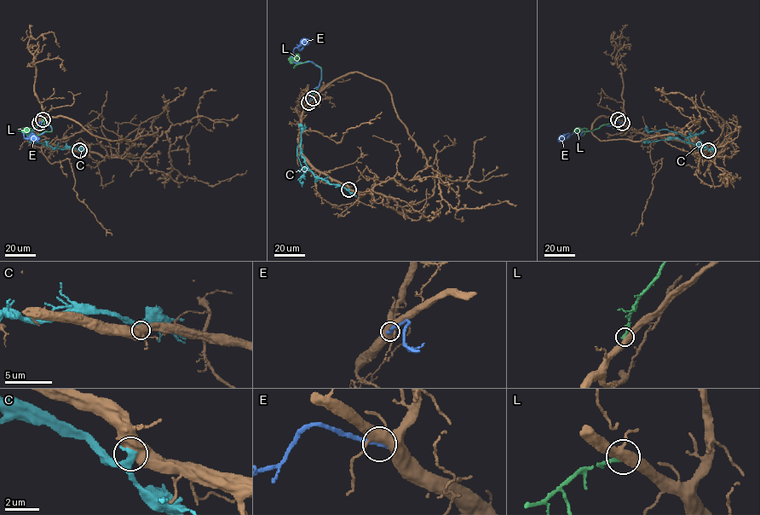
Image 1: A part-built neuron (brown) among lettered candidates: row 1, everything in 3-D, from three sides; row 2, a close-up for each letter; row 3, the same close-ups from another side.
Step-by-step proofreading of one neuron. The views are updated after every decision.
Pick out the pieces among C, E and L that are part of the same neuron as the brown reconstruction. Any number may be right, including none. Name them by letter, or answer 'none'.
E

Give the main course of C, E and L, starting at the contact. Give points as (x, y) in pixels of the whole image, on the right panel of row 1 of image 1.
C: (708, 151), (707, 147), (699, 147), (675, 132), (664, 129), (648, 131), (647, 125)
E: (622, 123), (616, 121), (613, 124), (583, 131), (582, 135), (580, 130), (559, 141)
L: (618, 119), (584, 131), (582, 135), (586, 130), (578, 130)

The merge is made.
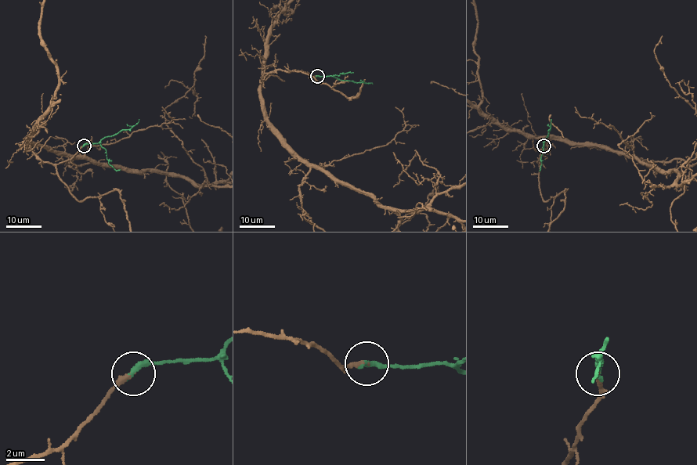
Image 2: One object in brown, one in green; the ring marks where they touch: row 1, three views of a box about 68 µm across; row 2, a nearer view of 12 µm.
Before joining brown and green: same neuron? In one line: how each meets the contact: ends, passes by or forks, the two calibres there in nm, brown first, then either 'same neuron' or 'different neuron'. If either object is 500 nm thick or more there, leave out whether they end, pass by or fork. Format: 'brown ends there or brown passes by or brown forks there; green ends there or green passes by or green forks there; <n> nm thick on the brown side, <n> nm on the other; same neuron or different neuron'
brown ends there; green ends there; 200 nm thick on the brown side, 320 nm on the other; same neuron

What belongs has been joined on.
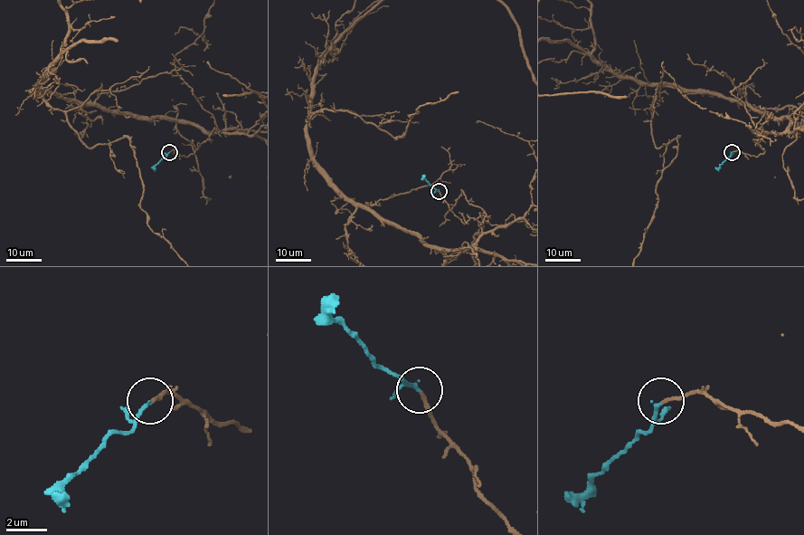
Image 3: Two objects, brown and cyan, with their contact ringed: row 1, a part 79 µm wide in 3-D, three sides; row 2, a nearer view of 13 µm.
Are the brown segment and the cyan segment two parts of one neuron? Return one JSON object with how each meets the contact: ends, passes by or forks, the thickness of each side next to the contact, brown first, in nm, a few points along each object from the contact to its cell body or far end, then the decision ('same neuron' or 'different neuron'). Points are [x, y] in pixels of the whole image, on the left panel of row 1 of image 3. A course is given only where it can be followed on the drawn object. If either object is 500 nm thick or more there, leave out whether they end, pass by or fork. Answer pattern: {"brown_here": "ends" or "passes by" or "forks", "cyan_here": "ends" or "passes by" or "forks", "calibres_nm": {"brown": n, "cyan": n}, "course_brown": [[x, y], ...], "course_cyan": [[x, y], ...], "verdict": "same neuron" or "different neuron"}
{"brown_here": "ends", "cyan_here": "ends", "calibres_nm": {"brown": 170, "cyan": 180}, "course_cyan": [[169, 151], [155, 168]], "verdict": "same neuron"}

